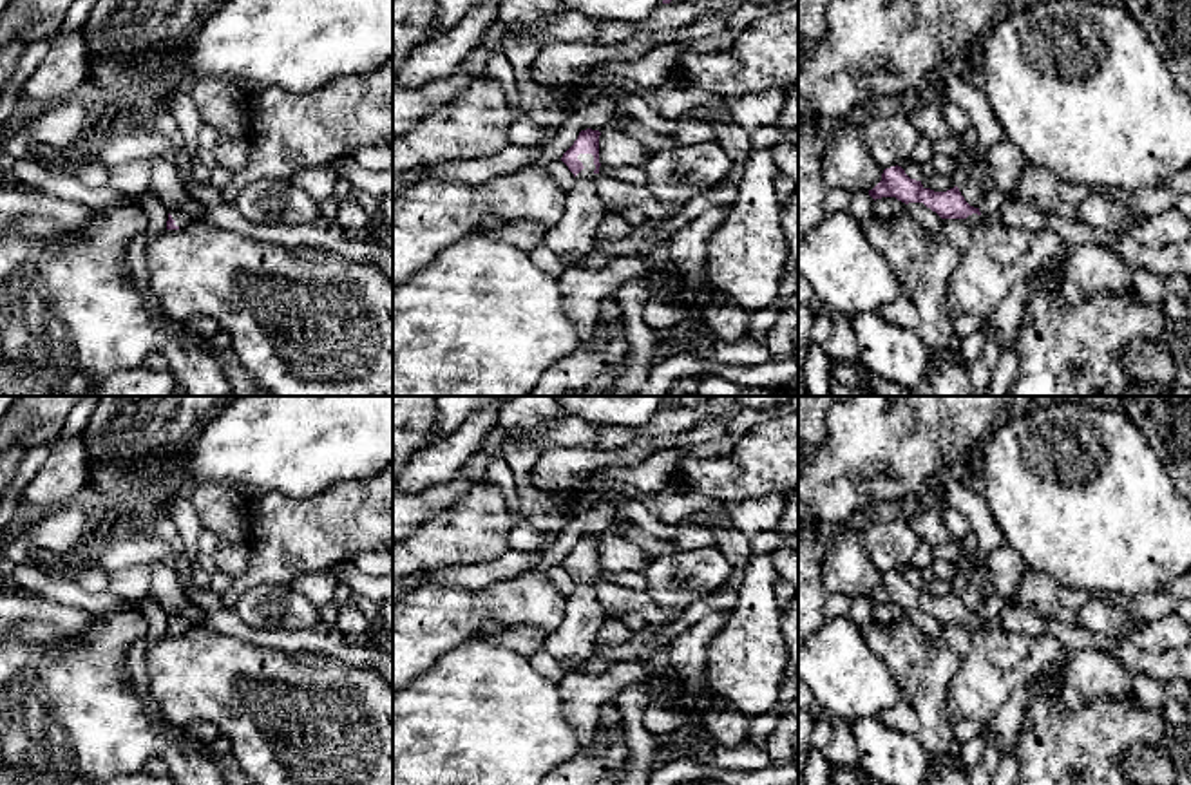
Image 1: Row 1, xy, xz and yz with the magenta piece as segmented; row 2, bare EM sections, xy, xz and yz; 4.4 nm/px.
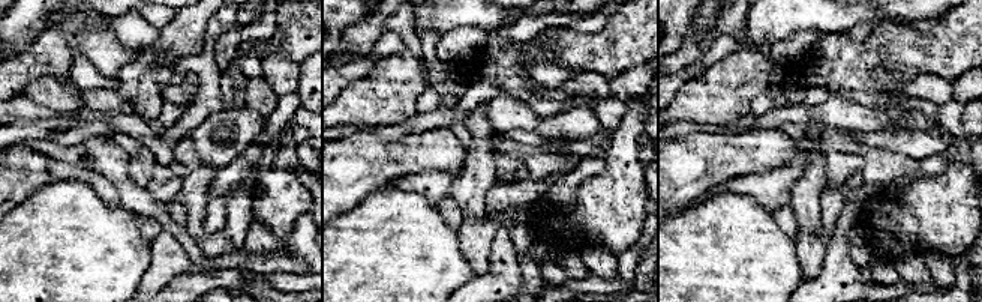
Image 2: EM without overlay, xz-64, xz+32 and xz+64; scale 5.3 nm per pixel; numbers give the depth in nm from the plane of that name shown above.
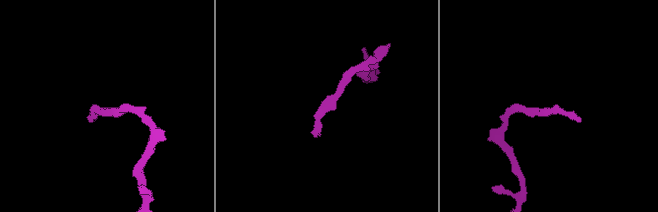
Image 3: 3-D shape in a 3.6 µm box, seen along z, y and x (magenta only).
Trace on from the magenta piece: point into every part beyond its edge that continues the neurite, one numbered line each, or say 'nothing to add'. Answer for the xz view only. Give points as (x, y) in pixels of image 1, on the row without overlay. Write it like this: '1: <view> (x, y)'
1: xz (572, 643)

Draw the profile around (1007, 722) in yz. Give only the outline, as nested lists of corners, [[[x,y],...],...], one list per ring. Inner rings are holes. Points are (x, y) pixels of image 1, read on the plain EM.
[[[1064,675],[1057,676],[1048,686],[1030,684],[1012,693],[1006,704],[996,713],[986,731],[992,733],[997,742],[1001,754],[1006,756],[1014,751],[1017,734],[1021,731],[1024,713],[1032,702],[1039,696],[1061,695],[1064,689]]]

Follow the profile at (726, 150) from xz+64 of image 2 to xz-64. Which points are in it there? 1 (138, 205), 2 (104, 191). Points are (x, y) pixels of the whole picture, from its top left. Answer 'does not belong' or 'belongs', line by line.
1: belongs
2: does not belong

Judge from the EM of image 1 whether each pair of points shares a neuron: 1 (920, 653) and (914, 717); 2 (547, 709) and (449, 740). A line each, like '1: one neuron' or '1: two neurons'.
1: one neuron
2: one neuron

